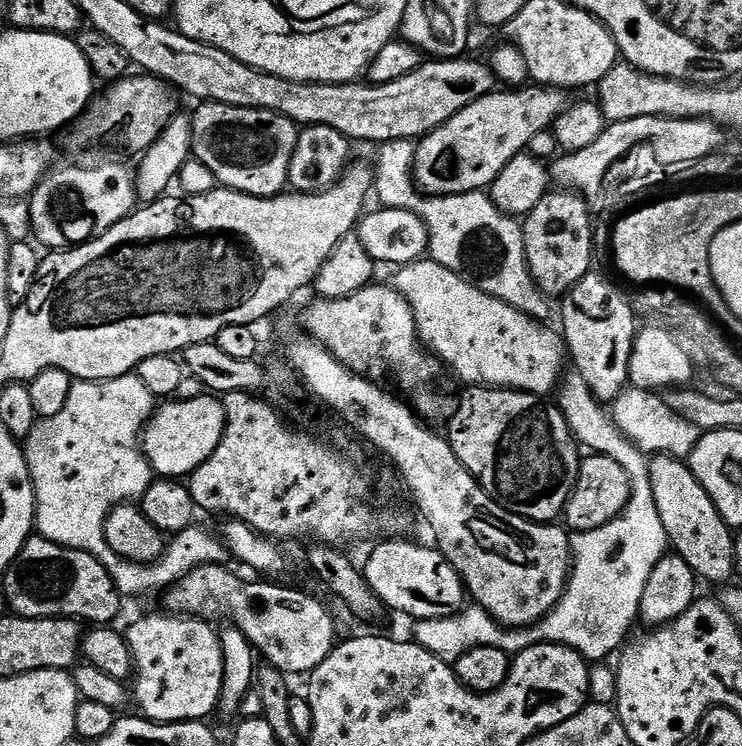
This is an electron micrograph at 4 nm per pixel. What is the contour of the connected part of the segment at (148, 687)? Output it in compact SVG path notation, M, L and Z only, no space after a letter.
M163 614L164 616L144 616L141 620L133 622L129 628L126 628L126 639L128 649L132 655L132 666L134 669L134 681L136 680L136 692L134 688L134 704L138 709L139 715L145 720L153 720L155 724L184 724L188 720L203 721L204 716L208 716L213 711L217 711L220 702L220 691L222 690L222 646L220 638L215 628L209 621L202 620L194 616L181 616L179 614Z

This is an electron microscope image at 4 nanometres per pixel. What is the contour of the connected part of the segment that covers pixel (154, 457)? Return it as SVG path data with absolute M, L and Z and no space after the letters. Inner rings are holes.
M205 394L189 400L173 399L171 402L161 403L152 413L142 433L142 447L157 477L188 478L194 470L198 470L198 466L202 466L202 462L206 462L206 458L210 458L210 454L214 454L223 433L224 406L215 395Z

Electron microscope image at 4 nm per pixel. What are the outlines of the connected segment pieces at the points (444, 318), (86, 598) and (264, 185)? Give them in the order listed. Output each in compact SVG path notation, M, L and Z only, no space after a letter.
M391 140L379 145L378 152L380 157L374 160L375 199L376 196L380 199L381 207L410 210L422 218L427 227L431 258L397 267L394 280L395 288L414 310L420 340L431 349L441 365L448 367L449 364L456 371L457 378L465 380L468 386L511 388L547 397L547 392L561 383L560 367L566 364L566 349L557 329L555 332L536 321L547 318L550 300L534 282L525 262L523 225L515 217L498 210L491 197L482 190L448 196L430 196L418 191L412 174L416 161L413 141Z
M39 534L29 536L22 546L18 558L8 571L3 573L4 596L8 599L8 604L13 613L26 618L42 618L43 616L62 616L87 622L92 626L108 626L113 623L112 619L120 612L122 597L116 583L110 578L106 566L98 562L91 552L83 552L77 548L70 548L66 544L55 544L49 537Z
M204 102L192 117L191 155L210 170L217 185L248 196L281 195L288 188L290 158L300 137L300 128L290 118L266 110L235 108Z

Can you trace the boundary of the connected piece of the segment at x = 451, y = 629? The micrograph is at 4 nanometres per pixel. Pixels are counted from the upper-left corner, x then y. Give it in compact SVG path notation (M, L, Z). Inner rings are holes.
M575 370L569 371L563 377L562 383L559 385L558 393L560 392L560 401L558 401L558 407L560 413L564 416L564 420L568 424L568 429L572 431L573 437L577 445L583 446L584 444L588 447L587 451L592 454L599 454L601 456L609 456L614 458L614 462L618 462L618 466L622 466L622 470L626 470L626 478L630 478L630 494L628 495L628 504L625 506L623 512L620 515L616 516L610 522L606 522L606 526L601 528L595 528L589 532L578 532L571 537L570 540L570 571L568 573L568 584L564 588L564 593L559 602L552 608L551 612L540 621L539 624L530 627L530 628L510 628L507 629L504 625L499 624L492 615L490 615L485 608L478 608L475 606L465 606L456 612L452 616L447 616L446 618L430 618L429 620L419 621L415 625L416 627L416 636L414 636L415 643L421 644L426 650L430 650L430 654L434 654L438 658L442 658L447 662L447 664L455 665L455 662L458 658L462 658L462 654L466 654L471 648L497 648L503 652L509 654L515 654L526 650L531 644L539 644L541 642L547 642L549 644L562 644L565 648L574 649L578 655L584 657L585 660L589 662L604 662L609 659L608 655L612 651L615 653L617 651L616 644L623 645L624 640L624 631L631 626L632 623L637 623L638 620L638 609L640 607L640 599L642 598L642 590L646 590L646 582L650 578L650 570L654 570L654 566L658 561L660 561L663 556L669 551L670 545L668 543L668 535L666 534L666 526L662 526L662 518L658 518L658 508L654 506L654 496L653 491L650 490L650 474L648 473L648 461L649 457L640 451L636 445L632 444L631 441L620 432L619 427L616 424L615 419L611 415L609 417L606 413L603 412L601 401L596 399L591 390L586 386L586 382L582 379Z

